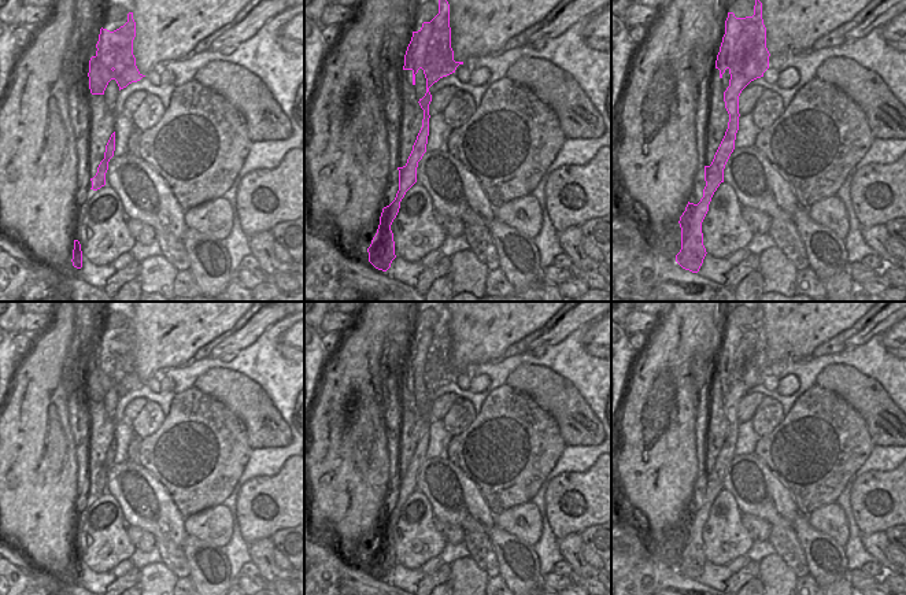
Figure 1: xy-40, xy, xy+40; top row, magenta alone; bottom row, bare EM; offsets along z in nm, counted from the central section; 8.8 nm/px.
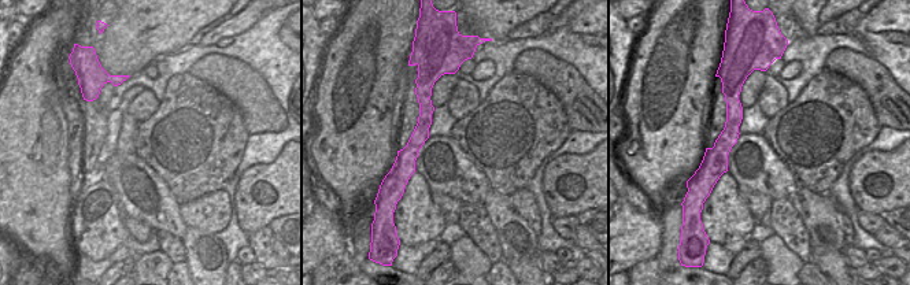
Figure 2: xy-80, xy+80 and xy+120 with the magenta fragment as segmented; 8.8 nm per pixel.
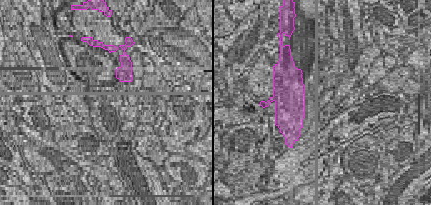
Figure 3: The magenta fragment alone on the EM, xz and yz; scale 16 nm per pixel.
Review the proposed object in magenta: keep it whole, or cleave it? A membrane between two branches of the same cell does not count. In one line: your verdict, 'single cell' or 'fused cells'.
fused cells

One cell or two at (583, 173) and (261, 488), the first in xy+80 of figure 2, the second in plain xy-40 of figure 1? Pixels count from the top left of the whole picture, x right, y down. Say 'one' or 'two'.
one

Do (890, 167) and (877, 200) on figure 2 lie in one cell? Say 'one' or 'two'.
one

